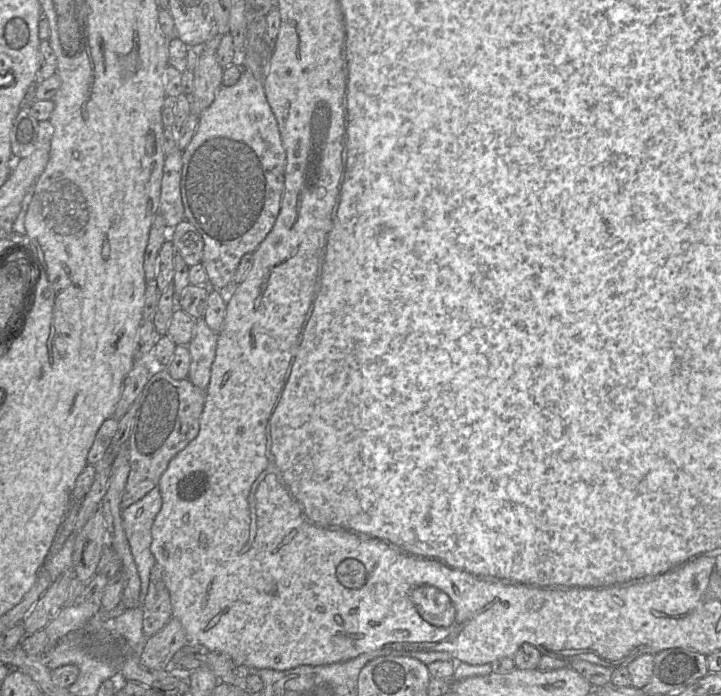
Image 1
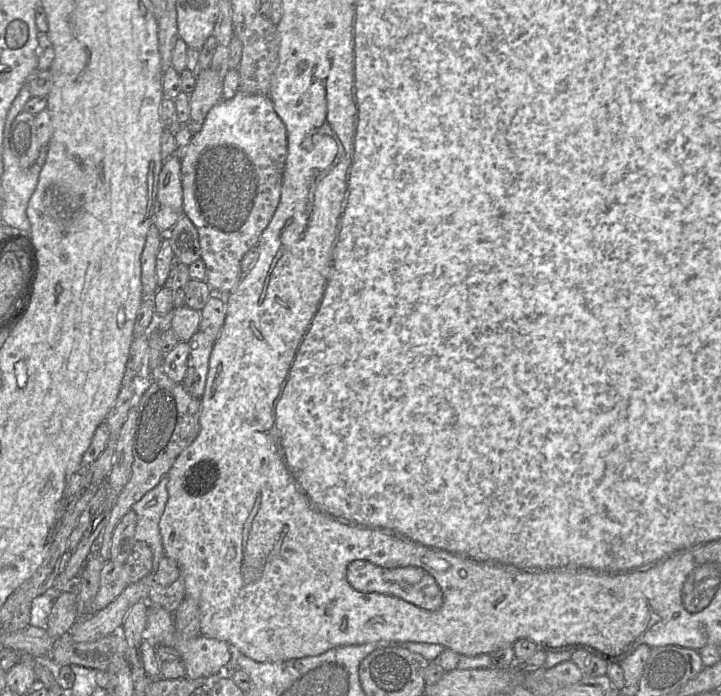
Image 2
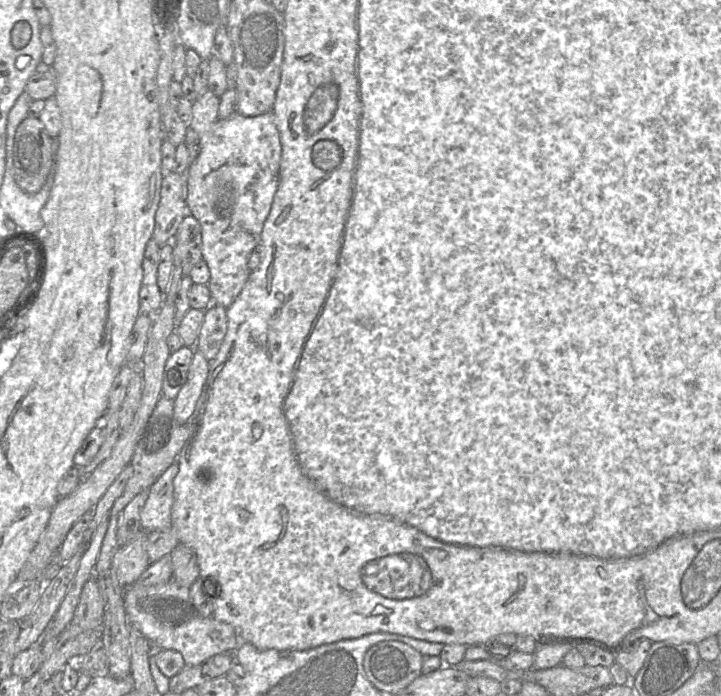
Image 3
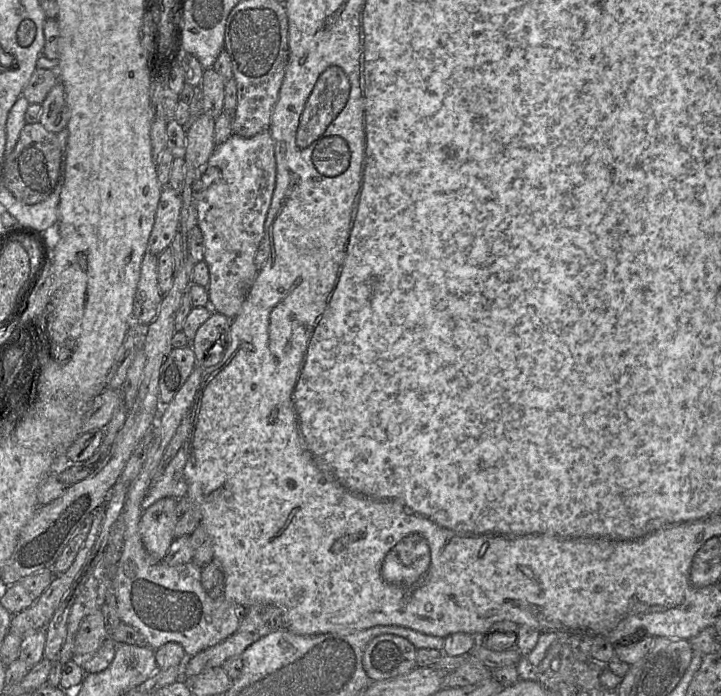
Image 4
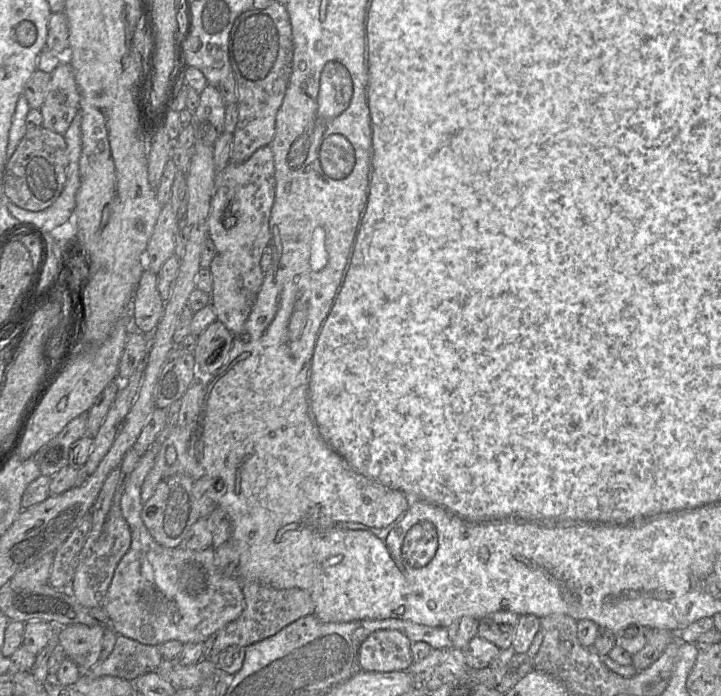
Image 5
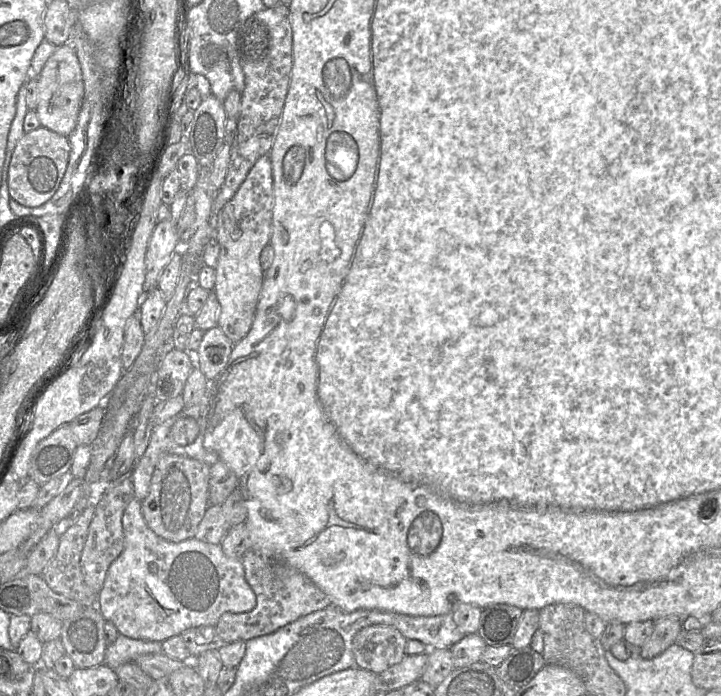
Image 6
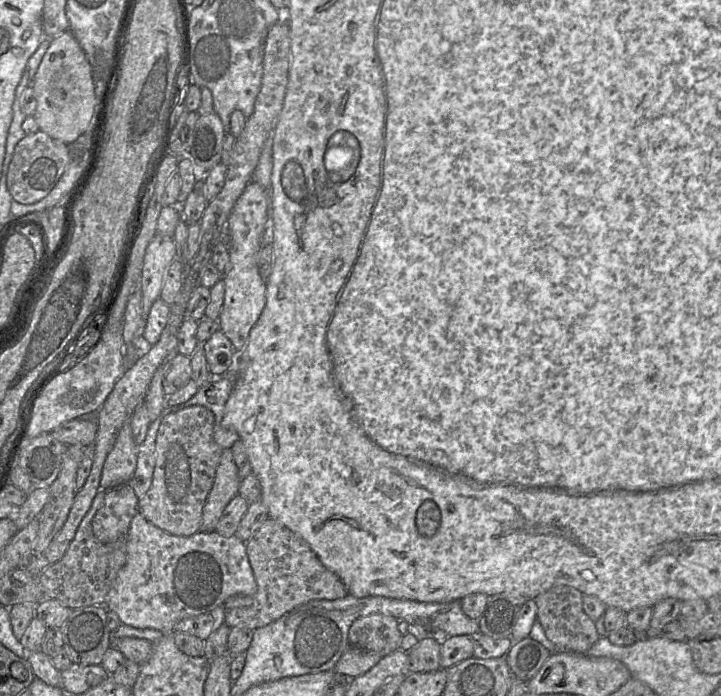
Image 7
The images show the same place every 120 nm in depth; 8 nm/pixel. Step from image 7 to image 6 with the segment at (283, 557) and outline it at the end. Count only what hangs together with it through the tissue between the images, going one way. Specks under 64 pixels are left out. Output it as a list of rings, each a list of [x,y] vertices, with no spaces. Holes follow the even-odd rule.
[[[248,549],[241,558],[245,579],[256,595],[256,605],[248,612],[224,613],[215,626],[216,647],[218,643],[248,640],[275,632],[312,612],[331,604],[329,597],[308,577],[284,563],[270,560],[255,549]]]

